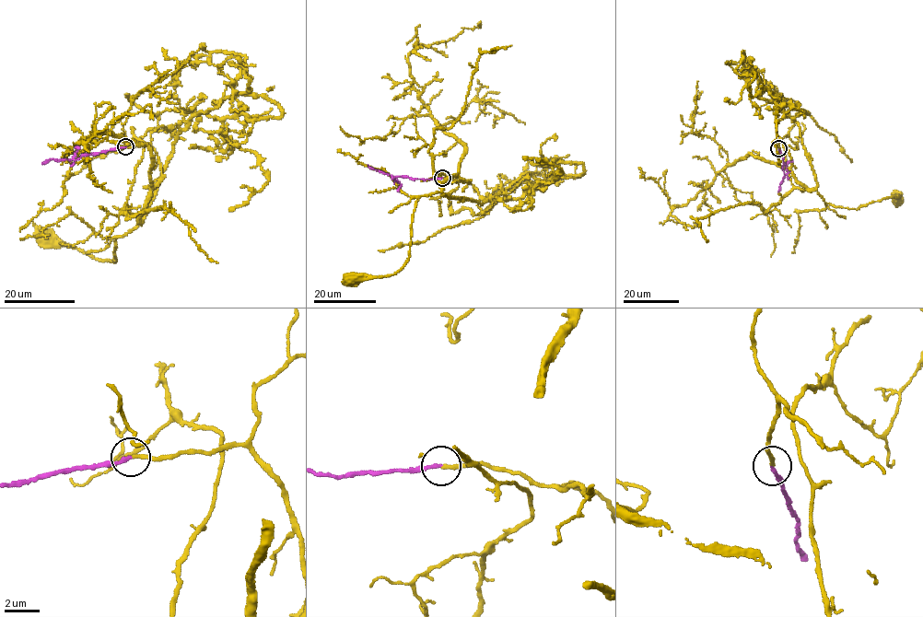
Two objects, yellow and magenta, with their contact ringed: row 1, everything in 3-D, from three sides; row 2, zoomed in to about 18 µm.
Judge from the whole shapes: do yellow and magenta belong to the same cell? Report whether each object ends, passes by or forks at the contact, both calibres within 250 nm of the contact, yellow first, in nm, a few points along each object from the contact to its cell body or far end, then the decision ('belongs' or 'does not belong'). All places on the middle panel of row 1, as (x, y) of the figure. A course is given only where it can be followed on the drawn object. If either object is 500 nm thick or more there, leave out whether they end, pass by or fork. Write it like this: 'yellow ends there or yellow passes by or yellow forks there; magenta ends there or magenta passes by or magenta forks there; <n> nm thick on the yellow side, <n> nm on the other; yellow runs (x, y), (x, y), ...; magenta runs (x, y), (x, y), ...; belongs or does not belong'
yellow ends there; magenta ends there; 200 nm thick on the yellow side, 200 nm on the other; yellow runs (442, 178), (469, 183), (455, 174), (441, 184), (442, 191), (418, 198), (403, 267), (378, 277), (349, 276); magenta runs (442, 178), (394, 177), (368, 165); belongs

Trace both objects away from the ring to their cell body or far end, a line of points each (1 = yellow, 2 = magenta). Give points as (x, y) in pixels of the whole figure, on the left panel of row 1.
1: (125, 146), (148, 144), (161, 171), (139, 225), (116, 237), (115, 261), (43, 238)
2: (125, 146), (83, 155), (76, 159), (50, 159), (41, 164)

